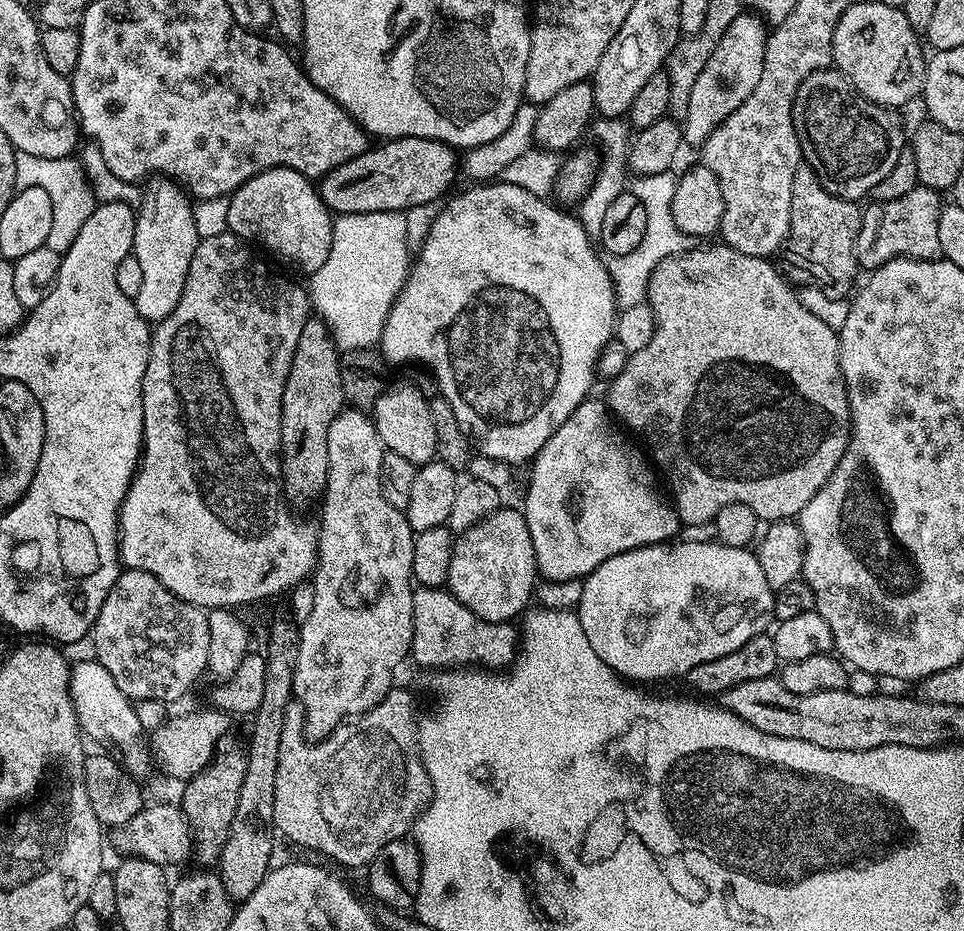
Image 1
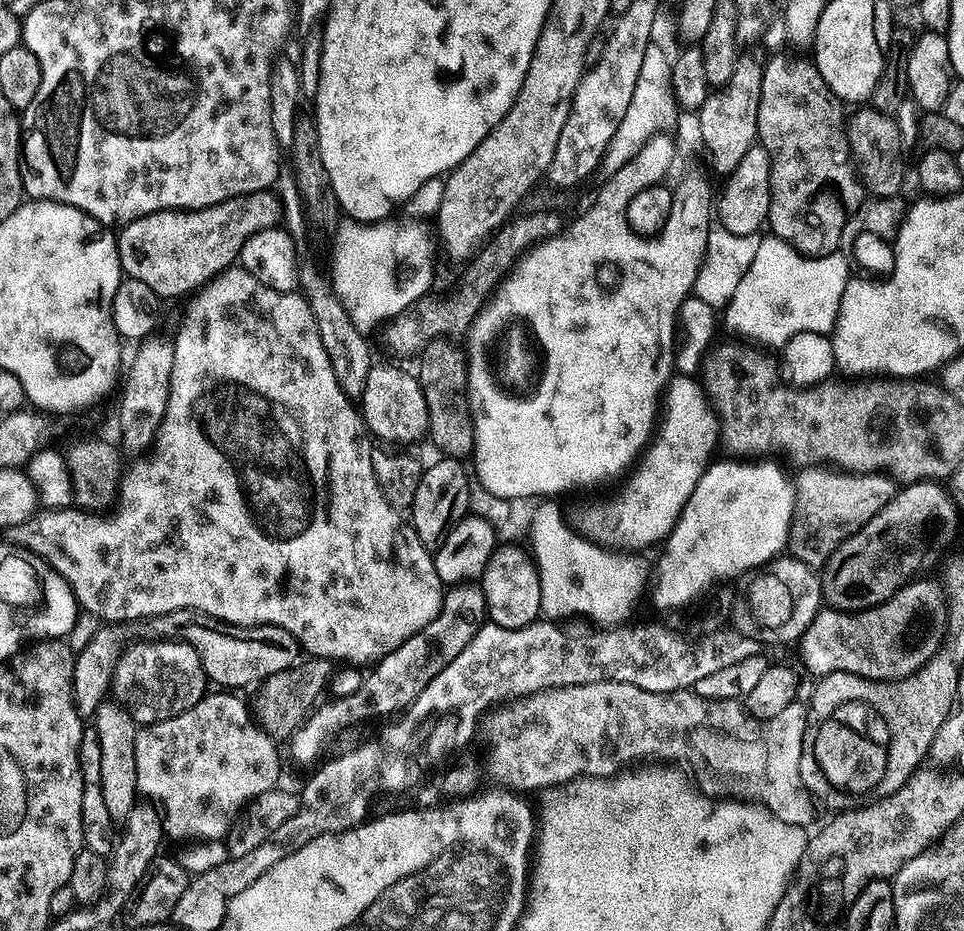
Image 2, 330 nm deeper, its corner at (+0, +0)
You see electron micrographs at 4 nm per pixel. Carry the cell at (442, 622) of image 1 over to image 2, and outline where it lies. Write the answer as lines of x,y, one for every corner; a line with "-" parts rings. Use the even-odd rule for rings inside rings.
239,266
220,272
192,299
180,333
174,337
170,394
153,452
147,458
137,459
140,461
123,473
115,510
105,516
75,506
40,510
26,522
7,529
7,542
33,556
41,556
70,586
77,605
102,622
120,626
123,620
136,620
139,616
147,618
174,610
191,610
227,624
278,626
290,633
312,658
366,666
380,661
434,619
442,606
446,586
438,578
433,553
422,546
411,523
400,517
403,515
393,508
379,488
371,461
374,444
361,409
352,405
355,404
353,397
348,396
338,378
334,378
334,366
330,366
326,346
322,346
322,338
318,338
318,324
310,314
308,303
299,291
279,292
262,286
254,274

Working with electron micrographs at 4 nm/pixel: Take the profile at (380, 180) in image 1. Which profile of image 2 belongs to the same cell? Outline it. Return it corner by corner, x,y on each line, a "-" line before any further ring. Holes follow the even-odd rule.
275,191
255,192
226,202
218,202
205,208
190,208
170,212
155,212
123,225
116,236
116,249
120,259
121,273
129,280
146,282
150,290
161,298
184,296
204,288
209,281
225,269
233,267
240,259
244,243
254,234
267,228
277,227
281,223
279,197

